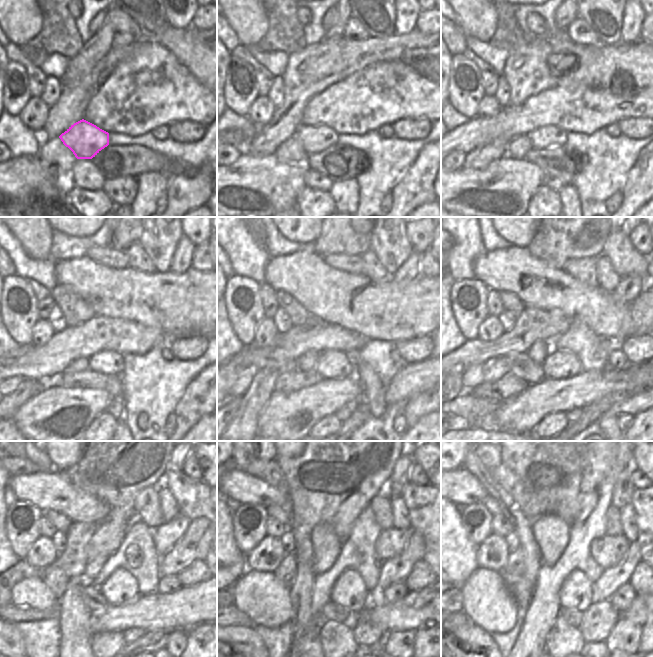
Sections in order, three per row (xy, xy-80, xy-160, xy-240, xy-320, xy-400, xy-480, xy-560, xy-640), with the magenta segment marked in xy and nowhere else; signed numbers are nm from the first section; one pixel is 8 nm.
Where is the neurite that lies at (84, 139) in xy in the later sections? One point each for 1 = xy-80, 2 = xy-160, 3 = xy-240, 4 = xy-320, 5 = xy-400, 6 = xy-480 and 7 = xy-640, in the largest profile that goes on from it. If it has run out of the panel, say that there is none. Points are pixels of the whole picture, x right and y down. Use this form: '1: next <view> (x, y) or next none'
1: next xy-80 (314, 138)
2: next xy-160 (544, 137)
3: next xy-240 (108, 362)
4: next xy-320 (332, 364)
5: next xy-400 (560, 363)
6: next xy-480 (121, 588)
7: next xy-640 (578, 592)

